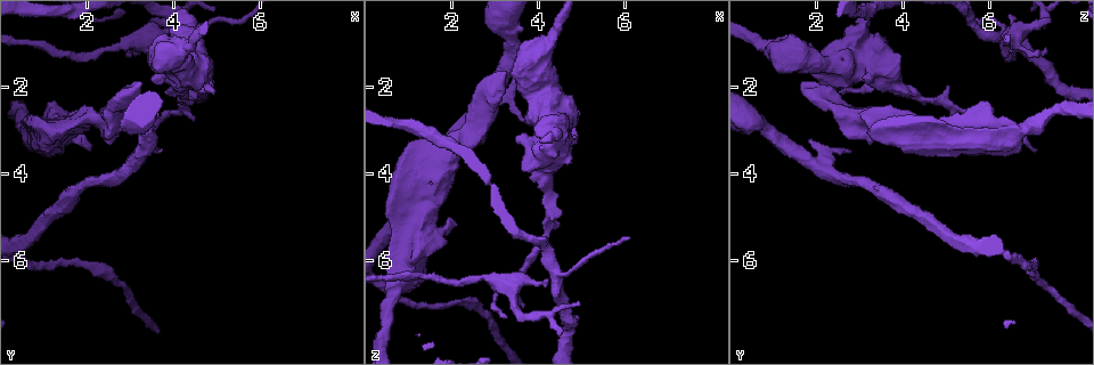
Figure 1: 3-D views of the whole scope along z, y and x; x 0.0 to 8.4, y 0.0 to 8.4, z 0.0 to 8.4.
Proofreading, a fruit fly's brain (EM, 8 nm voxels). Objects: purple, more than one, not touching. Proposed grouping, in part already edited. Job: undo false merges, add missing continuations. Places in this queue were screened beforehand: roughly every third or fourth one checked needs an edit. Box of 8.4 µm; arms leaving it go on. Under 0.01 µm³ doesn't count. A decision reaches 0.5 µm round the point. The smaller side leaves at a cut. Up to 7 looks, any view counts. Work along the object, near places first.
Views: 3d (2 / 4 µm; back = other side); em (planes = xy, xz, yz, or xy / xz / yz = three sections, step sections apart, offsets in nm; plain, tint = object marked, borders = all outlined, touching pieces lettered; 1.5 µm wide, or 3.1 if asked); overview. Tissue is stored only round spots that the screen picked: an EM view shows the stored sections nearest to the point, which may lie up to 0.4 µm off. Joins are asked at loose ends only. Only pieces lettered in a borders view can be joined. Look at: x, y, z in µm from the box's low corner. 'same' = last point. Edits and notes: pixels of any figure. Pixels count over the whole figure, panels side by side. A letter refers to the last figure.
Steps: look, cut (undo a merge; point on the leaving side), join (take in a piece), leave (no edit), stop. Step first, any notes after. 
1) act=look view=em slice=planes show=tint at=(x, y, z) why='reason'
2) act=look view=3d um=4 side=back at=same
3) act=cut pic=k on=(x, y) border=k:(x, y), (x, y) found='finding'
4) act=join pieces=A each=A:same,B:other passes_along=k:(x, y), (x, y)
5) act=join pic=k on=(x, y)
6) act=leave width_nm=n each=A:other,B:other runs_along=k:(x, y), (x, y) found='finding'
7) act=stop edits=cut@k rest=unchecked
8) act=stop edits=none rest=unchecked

act=look view=em slice=xz step=4 show=tint at=(1.10, 2.40, 6.00)

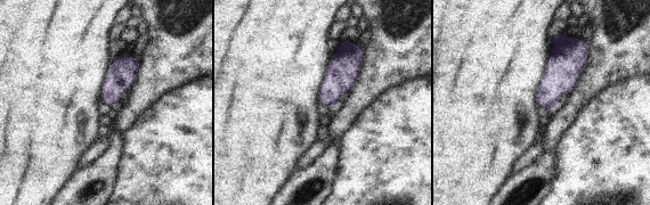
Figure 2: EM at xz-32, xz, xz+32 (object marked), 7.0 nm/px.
act=look view=em slice=planes show=borders at=same

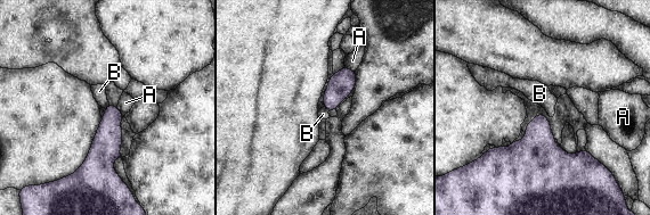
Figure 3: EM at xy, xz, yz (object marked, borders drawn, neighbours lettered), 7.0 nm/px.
act=leave each=A:other,B:other border=3:(108, 104), (105, 109) found='no lettered piece goes on from it'

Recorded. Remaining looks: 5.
act=look view=em slice=planes show=tint at=(3.30, 1.15, 7.35) why='an open end'

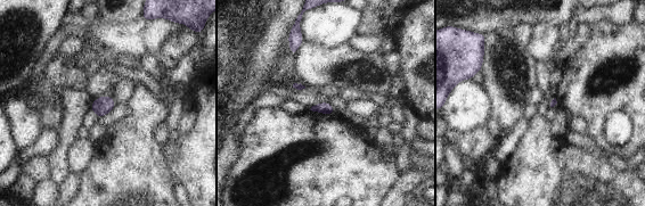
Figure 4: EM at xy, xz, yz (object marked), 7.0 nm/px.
act=look view=em slice=planes show=borders at=same why='see the neighbours'

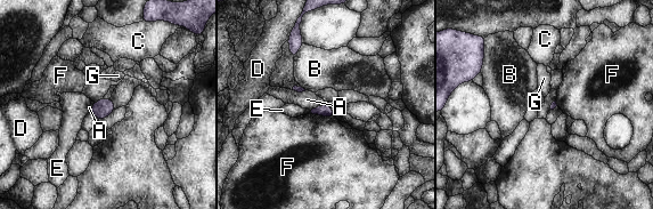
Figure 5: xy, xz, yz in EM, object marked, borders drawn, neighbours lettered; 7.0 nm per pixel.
act=leave each=A:other,B:other,C:other,D:other,E:other,F:other,G:other border=5:(310, 112), (317, 115), (333, 117) found='none of them fits'

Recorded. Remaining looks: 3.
act=look view=3d um=4 at=(4.55, 2.75, 5.25) why='branch stops here'

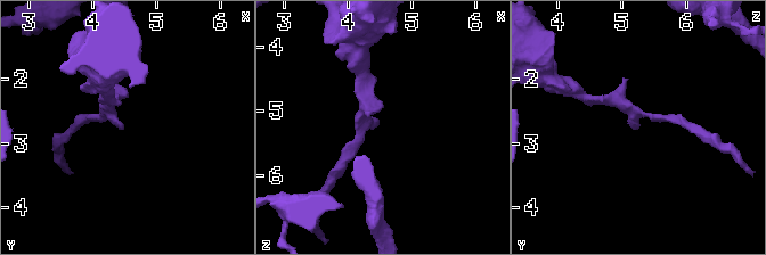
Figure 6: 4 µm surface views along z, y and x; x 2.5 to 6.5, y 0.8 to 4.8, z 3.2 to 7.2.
act=look view=em slice=yz step=4 show=borders at=(4.45, 2.80, 5.20) why='now the EM'

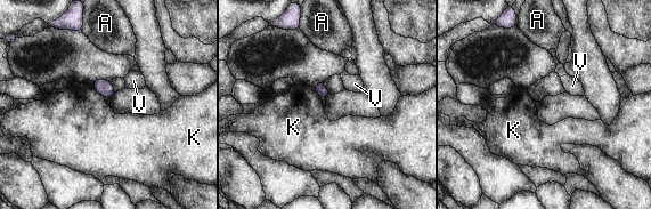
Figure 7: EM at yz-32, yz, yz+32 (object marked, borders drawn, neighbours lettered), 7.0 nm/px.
act=look view=em slice=planes show=borders at=same why='another direction'

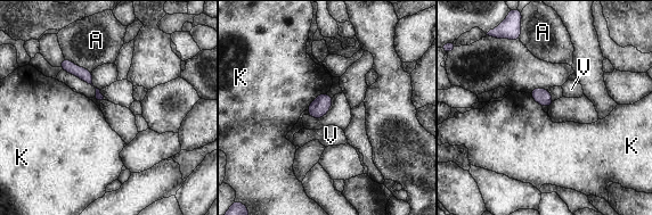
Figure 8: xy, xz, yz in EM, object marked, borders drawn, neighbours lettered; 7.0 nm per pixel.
act=leave each=A:other,K:other,V:other found='no lettered piece goes on from it'

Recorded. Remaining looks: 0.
act=stop edits=none rest=unchecked

